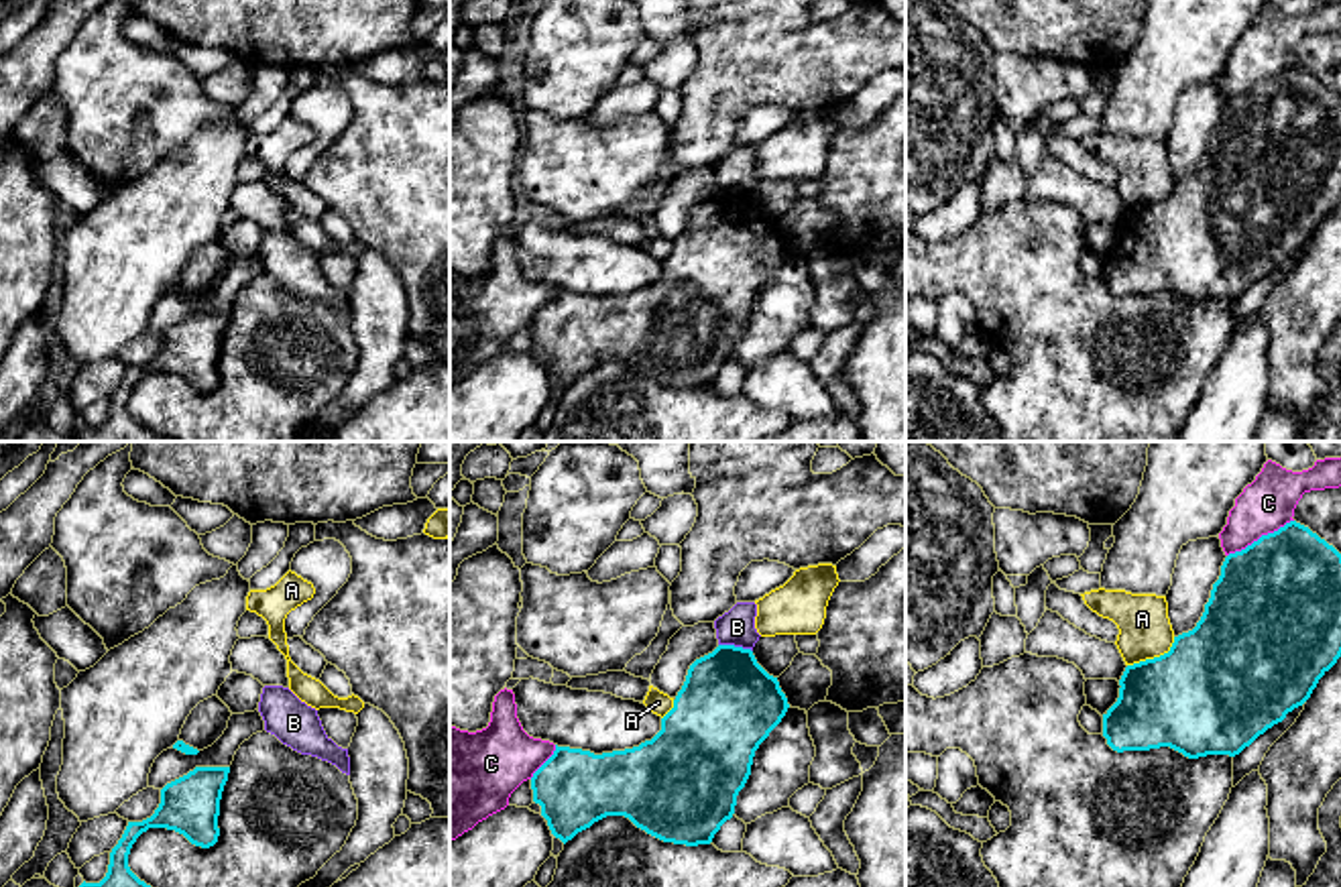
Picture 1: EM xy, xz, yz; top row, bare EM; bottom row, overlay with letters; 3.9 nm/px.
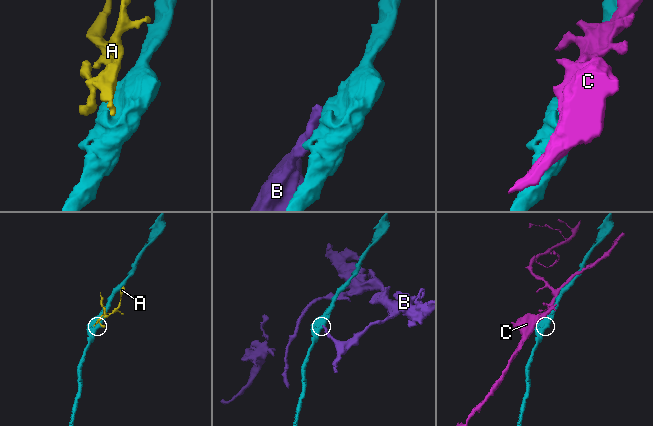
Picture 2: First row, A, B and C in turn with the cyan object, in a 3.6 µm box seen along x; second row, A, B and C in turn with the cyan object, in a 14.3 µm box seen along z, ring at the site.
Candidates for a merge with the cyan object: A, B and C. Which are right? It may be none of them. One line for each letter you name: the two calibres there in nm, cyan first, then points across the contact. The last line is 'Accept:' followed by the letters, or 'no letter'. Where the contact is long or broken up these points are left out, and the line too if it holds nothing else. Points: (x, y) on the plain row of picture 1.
Accept: no letter

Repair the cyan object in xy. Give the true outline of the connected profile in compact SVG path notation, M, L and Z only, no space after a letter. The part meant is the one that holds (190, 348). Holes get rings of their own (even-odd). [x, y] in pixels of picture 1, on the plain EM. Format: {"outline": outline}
{"outline": "M195 311L161 334L161 348L142 366L128 366L122 382L110 397L108 417L100 427L81 427L77 441L171 441L140 425L128 411L136 382L149 372L167 372L183 378L191 389L210 393L218 387L220 344L230 311Z"}

